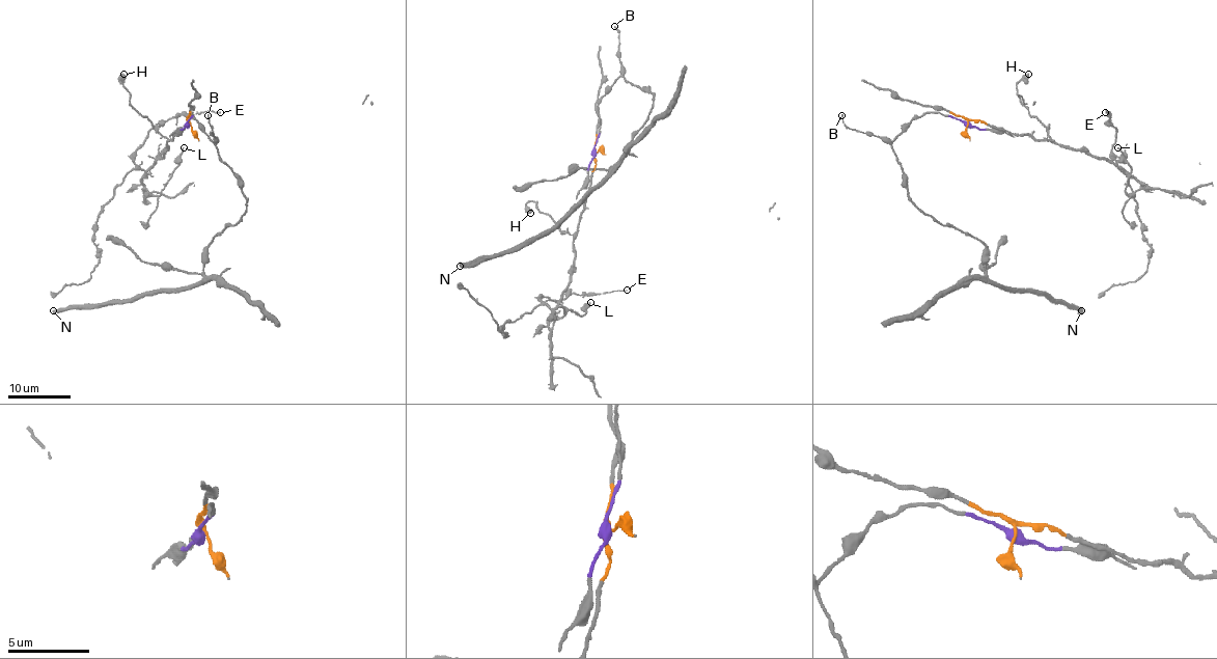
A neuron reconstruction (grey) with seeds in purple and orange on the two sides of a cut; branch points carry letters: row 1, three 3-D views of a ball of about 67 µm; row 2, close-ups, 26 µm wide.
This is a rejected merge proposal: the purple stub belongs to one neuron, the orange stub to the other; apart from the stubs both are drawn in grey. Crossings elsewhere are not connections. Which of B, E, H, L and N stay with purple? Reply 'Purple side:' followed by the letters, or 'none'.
Purple side: B, N

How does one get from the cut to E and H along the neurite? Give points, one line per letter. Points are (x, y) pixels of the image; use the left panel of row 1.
E: (189, 122), (166, 142), (163, 155), (146, 169), (134, 161), (137, 148), (153, 129), (182, 114), (220, 113)
H: (189, 122), (171, 139), (163, 136), (132, 107), (129, 94), (119, 82), (122, 74)

